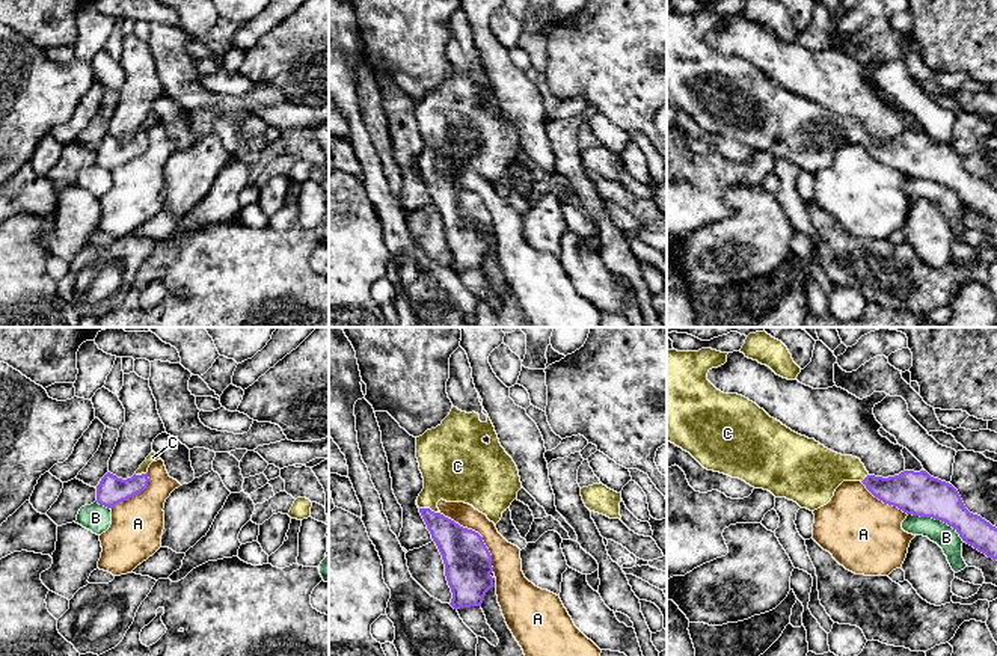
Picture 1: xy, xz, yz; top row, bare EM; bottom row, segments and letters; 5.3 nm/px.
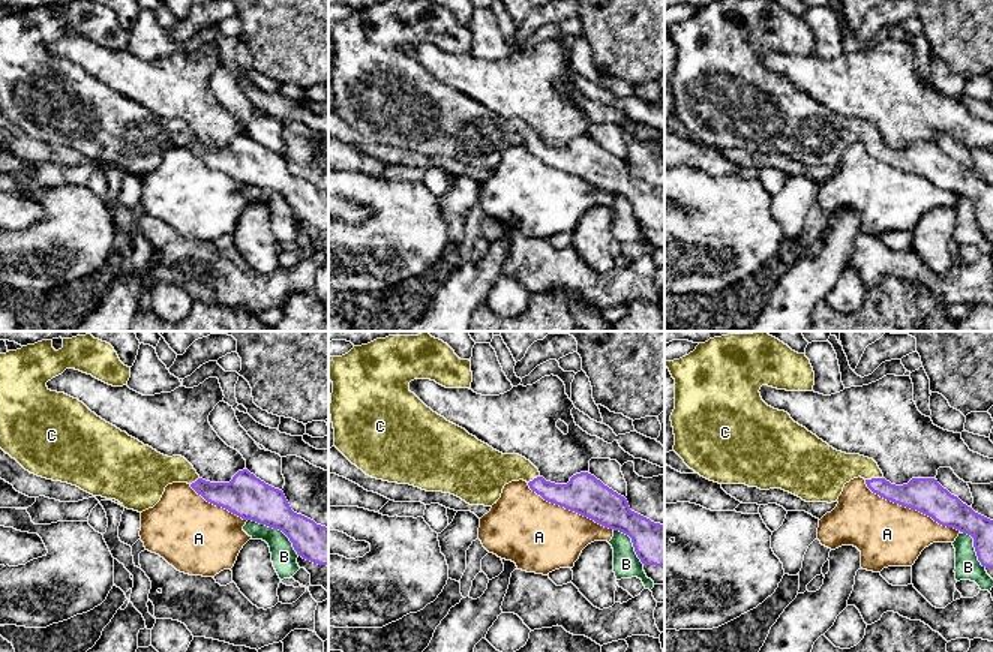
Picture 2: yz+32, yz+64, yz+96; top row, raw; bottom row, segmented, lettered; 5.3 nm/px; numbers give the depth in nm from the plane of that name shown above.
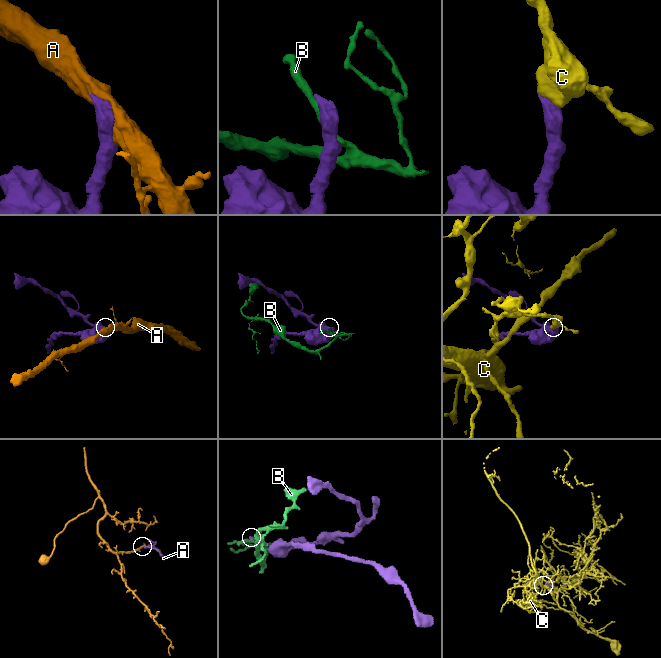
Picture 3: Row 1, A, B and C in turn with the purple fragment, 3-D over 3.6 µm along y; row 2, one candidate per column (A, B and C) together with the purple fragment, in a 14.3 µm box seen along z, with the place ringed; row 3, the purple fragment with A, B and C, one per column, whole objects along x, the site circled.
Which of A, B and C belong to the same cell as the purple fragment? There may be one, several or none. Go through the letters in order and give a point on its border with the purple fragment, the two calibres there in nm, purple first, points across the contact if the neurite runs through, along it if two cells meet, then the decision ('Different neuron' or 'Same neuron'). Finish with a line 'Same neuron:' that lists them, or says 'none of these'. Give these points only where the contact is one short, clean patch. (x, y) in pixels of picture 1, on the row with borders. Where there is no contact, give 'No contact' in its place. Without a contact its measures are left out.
A: Touches purple at xz (477, 533). Thickness 260 nm (purple) against 160 nm. Different neuron
B: Touches purple at yz (937, 519). Thickness 240 nm (purple) against 120 nm. Different neuron
C: Touches purple at xz (429, 508). Thickness 200 nm (purple) against 340 nm. Same neuron
Same neuron: C

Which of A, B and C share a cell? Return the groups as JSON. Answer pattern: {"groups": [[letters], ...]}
{"groups": [["A"], ["B"], ["C"]]}

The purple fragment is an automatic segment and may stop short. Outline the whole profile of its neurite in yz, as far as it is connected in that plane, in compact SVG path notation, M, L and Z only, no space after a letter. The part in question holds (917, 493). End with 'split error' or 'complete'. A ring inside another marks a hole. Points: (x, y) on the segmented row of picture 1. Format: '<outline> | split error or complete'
M712 348L667 350L667 442L689 452L707 471L739 478L810 511L827 505L843 481L861 481L884 504L907 514L941 520L952 526L962 541L997 559L997 528L970 513L952 484L931 477L926 471L903 471L888 478L870 475L860 458L837 454L814 439L792 431L742 395L718 391L707 380L707 372L724 365L727 354Z | split error

